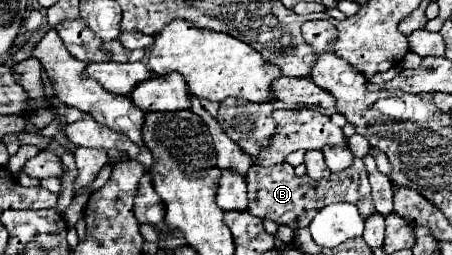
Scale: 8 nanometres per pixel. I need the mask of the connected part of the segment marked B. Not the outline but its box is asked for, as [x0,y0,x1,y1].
[245,133,375,229]

